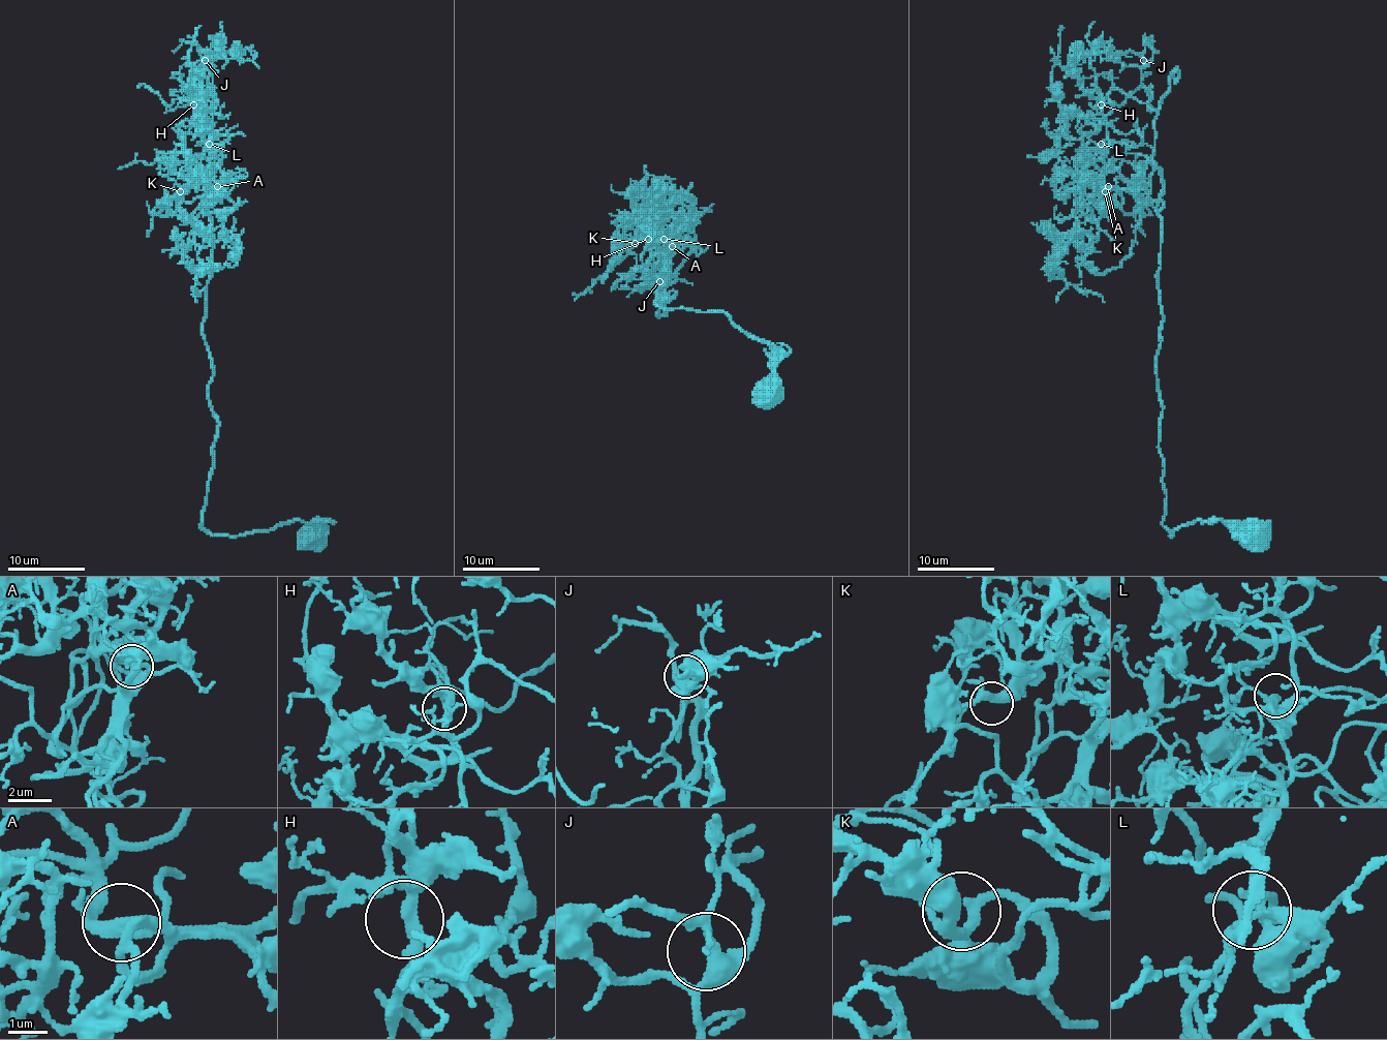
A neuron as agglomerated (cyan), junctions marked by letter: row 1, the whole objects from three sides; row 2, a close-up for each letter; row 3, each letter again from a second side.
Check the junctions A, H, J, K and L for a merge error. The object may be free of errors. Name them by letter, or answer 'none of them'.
none of them

